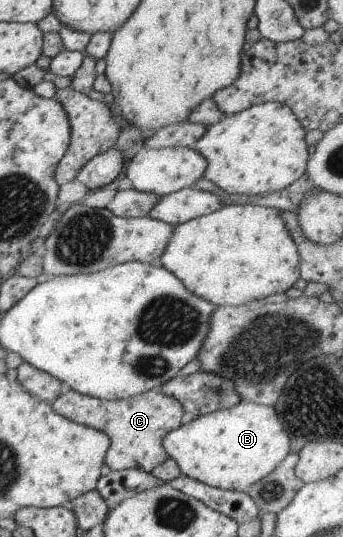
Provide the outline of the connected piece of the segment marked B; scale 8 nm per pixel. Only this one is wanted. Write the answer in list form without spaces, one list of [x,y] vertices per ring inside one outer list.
[[[241,401],[232,408],[218,409],[181,424],[163,436],[162,446],[168,458],[175,461],[181,474],[214,488],[246,492],[251,485],[269,475],[285,459],[285,455],[289,453],[289,435],[283,433],[283,425],[279,423],[277,413],[271,405],[255,405],[249,401]]]

